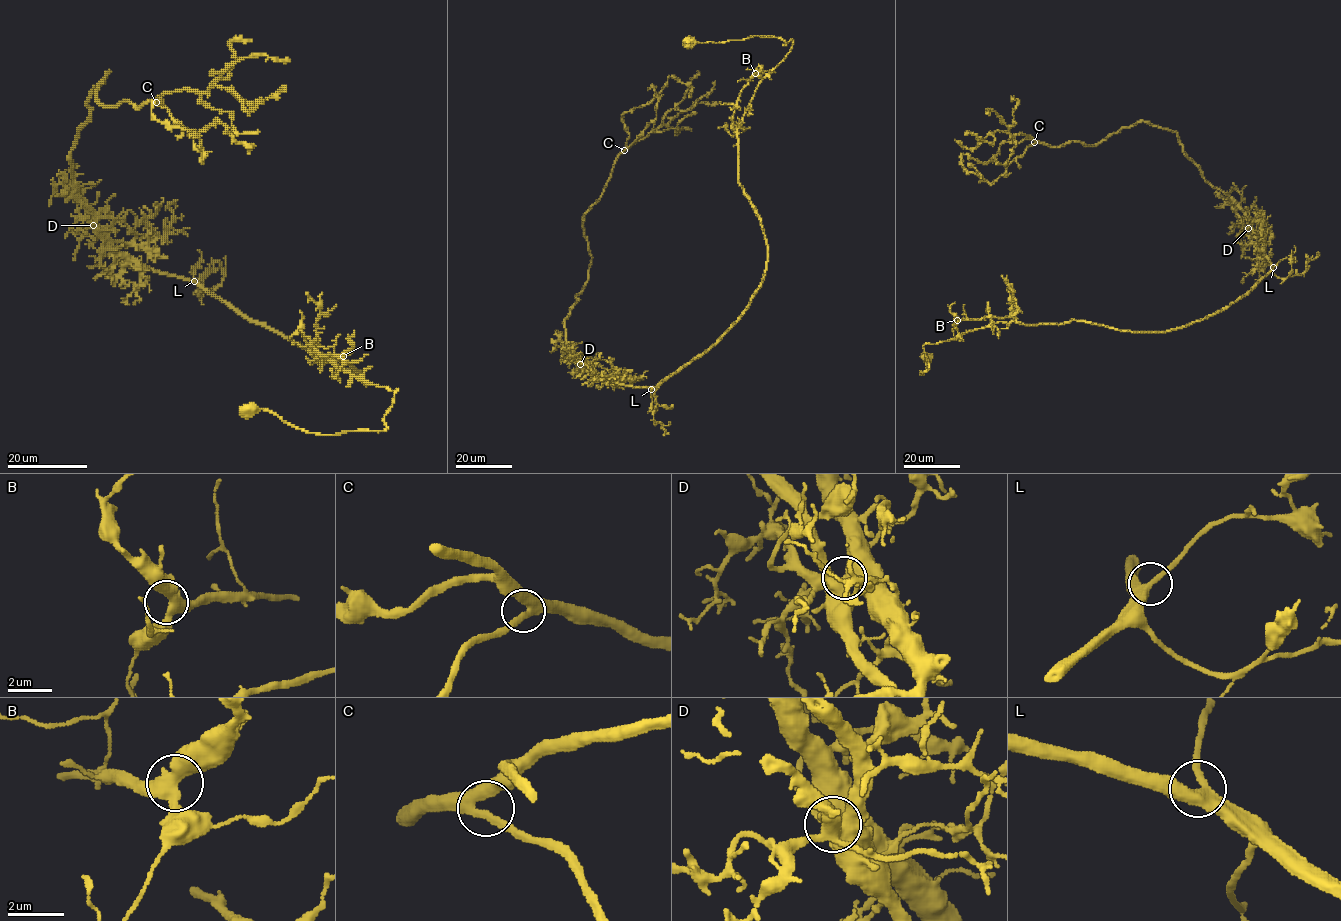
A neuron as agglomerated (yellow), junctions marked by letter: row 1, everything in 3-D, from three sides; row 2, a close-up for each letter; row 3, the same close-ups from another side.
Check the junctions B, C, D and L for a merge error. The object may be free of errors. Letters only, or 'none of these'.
D

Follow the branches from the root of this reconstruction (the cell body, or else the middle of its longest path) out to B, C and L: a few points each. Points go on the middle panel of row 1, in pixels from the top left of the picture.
B: (689, 44), (753, 36), (792, 40), (735, 130), (738, 95), (755, 73)
C: (689, 44), (793, 42), (737, 130), (762, 285), (653, 387), (592, 373), (566, 341), (583, 218), (624, 150)
L: (689, 44), (793, 42), (737, 130), (738, 183), (767, 248), (762, 285), (714, 344), (651, 389)

